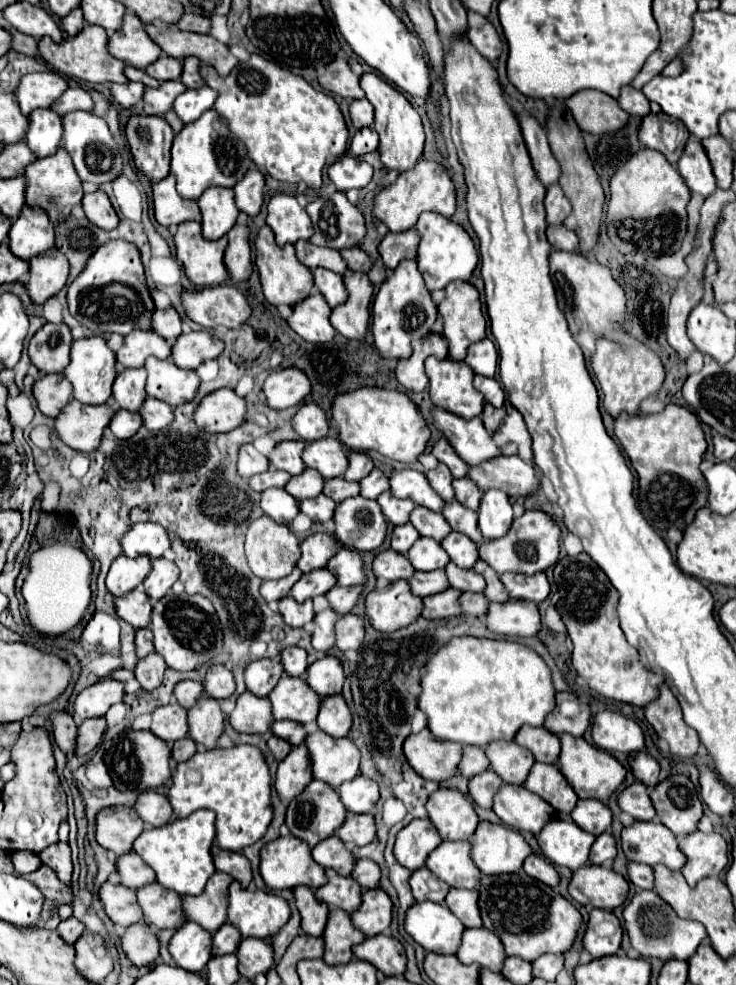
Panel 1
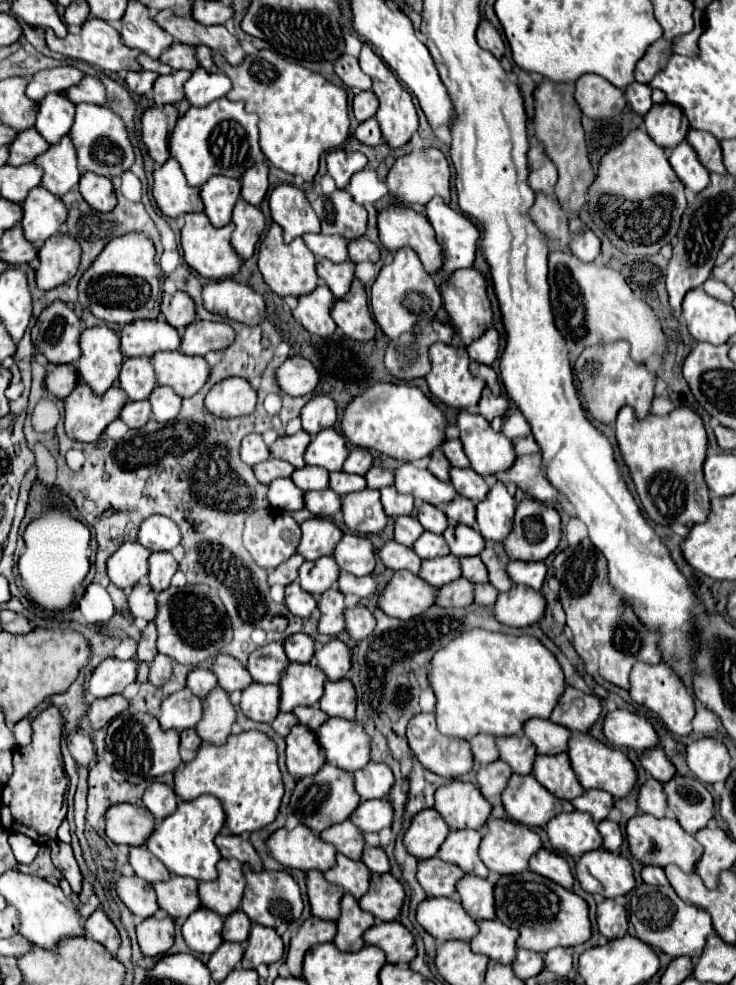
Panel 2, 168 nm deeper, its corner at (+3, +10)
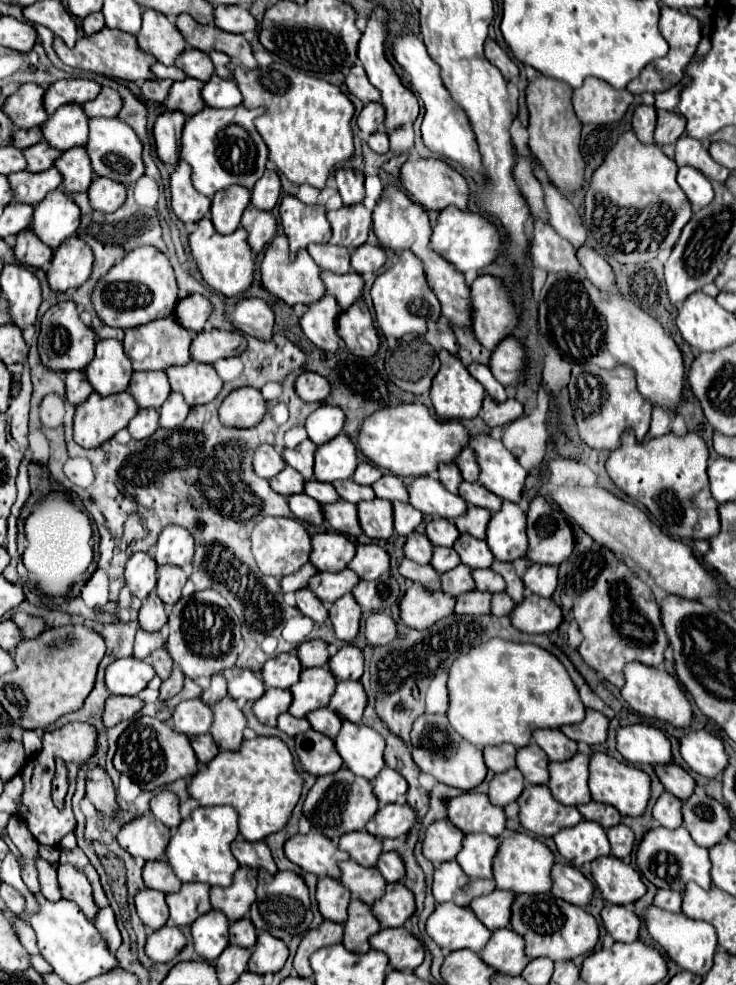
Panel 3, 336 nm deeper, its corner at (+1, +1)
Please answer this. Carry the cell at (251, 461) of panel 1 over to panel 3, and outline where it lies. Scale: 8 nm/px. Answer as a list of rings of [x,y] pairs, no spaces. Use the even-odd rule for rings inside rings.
[[[262,444],[262,446],[258,446],[254,450],[252,464],[254,464],[254,472],[260,478],[272,478],[272,476],[276,476],[286,466],[282,456],[270,444]]]

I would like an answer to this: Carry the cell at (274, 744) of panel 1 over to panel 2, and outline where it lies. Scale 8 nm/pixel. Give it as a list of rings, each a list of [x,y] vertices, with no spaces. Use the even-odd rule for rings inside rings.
[[[280,711],[278,717],[272,721],[272,727],[274,727],[274,731],[276,731],[278,735],[286,737],[296,723],[298,723],[298,719],[294,717],[294,713],[282,713],[282,711]]]

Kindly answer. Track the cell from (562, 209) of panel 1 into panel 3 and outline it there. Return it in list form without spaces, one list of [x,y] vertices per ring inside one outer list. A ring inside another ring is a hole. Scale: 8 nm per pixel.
[[[534,220],[534,238],[530,256],[536,268],[542,268],[546,272],[568,272],[578,274],[580,262],[576,258],[576,248],[560,238],[552,226],[544,220]]]

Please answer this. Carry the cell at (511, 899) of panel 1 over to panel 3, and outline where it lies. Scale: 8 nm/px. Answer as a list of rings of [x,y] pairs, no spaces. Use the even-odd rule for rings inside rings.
[[[550,892],[530,896],[518,894],[512,904],[512,918],[510,928],[520,934],[526,942],[526,956],[530,960],[546,956],[554,962],[558,960],[572,960],[586,952],[592,952],[598,942],[598,924],[586,908],[574,906],[562,898],[552,896]]]

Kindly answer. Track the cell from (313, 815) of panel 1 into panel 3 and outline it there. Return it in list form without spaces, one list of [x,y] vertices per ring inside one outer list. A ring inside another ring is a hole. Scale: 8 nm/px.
[[[342,768],[336,774],[320,776],[310,788],[302,806],[302,814],[310,820],[312,828],[330,840],[338,840],[346,832],[364,830],[366,822],[372,818],[372,814],[376,814],[376,810],[378,802],[372,798],[372,784],[366,778],[352,774],[348,768]]]

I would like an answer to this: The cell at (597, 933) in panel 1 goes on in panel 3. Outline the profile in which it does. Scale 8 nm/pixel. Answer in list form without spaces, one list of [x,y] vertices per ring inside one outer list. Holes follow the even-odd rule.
[[[606,906],[602,910],[602,922],[616,942],[634,942],[638,938],[640,918],[624,906]]]

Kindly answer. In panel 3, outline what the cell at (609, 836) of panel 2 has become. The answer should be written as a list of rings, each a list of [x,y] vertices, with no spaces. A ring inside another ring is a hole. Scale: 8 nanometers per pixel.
[[[624,824],[612,826],[612,828],[606,830],[606,834],[608,834],[610,846],[612,846],[612,854],[616,858],[626,858],[632,852],[634,834],[632,834],[632,830],[628,826],[624,826]]]

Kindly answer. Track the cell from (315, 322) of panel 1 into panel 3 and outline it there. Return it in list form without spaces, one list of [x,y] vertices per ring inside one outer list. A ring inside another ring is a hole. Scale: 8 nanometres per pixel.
[[[326,294],[318,302],[308,306],[308,312],[300,318],[302,332],[322,350],[334,352],[338,348],[338,332],[336,332],[336,318],[340,314],[340,306],[334,296]]]

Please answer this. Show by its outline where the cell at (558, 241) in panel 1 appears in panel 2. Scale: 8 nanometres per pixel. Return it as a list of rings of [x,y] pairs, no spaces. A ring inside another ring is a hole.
[[[570,219],[570,251],[580,259],[580,261],[596,261],[600,257],[600,239],[578,219]]]

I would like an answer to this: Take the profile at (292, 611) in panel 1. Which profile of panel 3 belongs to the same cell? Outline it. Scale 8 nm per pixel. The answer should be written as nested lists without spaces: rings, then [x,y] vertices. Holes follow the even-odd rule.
[[[302,588],[296,592],[296,606],[304,616],[312,618],[316,624],[326,622],[326,618],[328,618],[328,610],[324,608],[324,604],[318,598],[314,598],[314,594],[308,588]]]

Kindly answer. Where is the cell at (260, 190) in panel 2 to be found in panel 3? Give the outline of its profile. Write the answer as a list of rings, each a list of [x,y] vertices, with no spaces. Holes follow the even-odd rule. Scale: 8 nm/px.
[[[266,170],[264,176],[254,184],[252,190],[252,206],[258,210],[272,210],[280,196],[280,178],[276,172]]]

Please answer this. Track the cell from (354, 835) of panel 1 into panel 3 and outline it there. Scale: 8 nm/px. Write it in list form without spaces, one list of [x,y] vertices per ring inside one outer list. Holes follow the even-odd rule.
[[[388,804],[382,806],[376,816],[366,824],[366,832],[376,838],[398,838],[406,836],[414,826],[414,810],[408,804]]]

